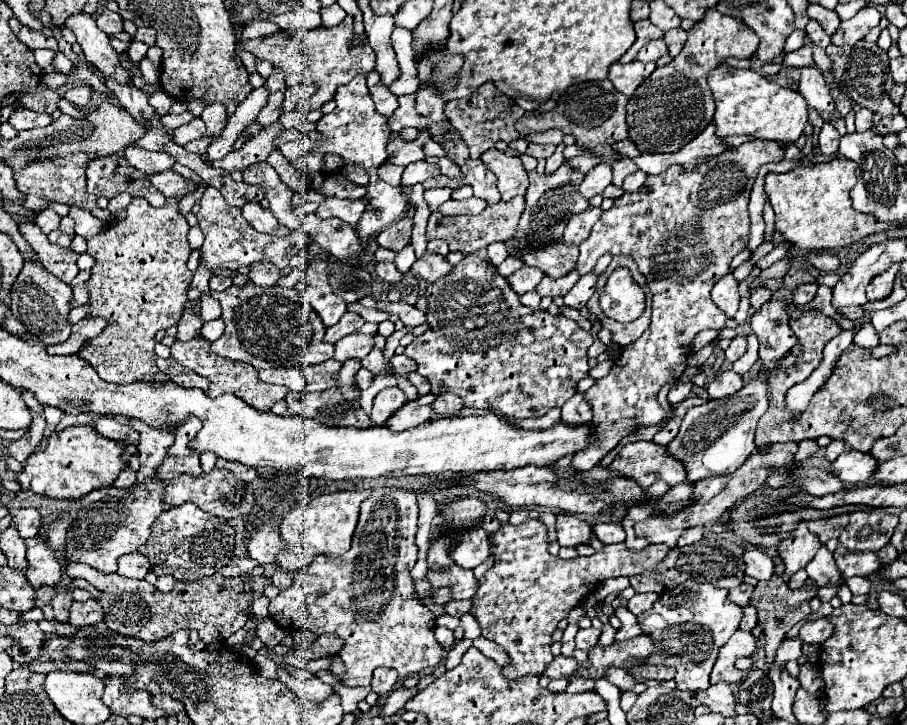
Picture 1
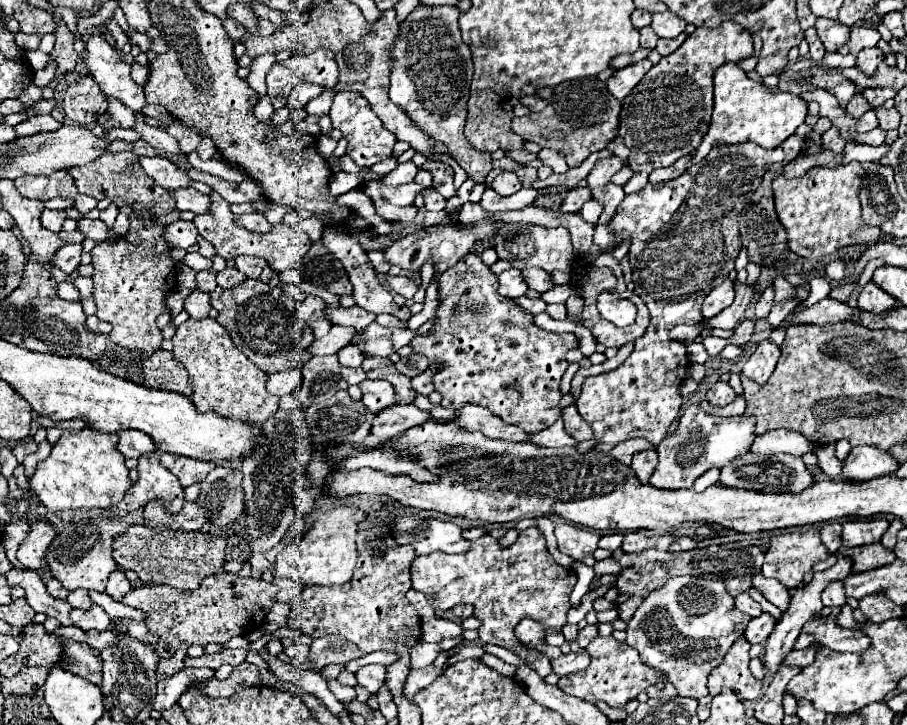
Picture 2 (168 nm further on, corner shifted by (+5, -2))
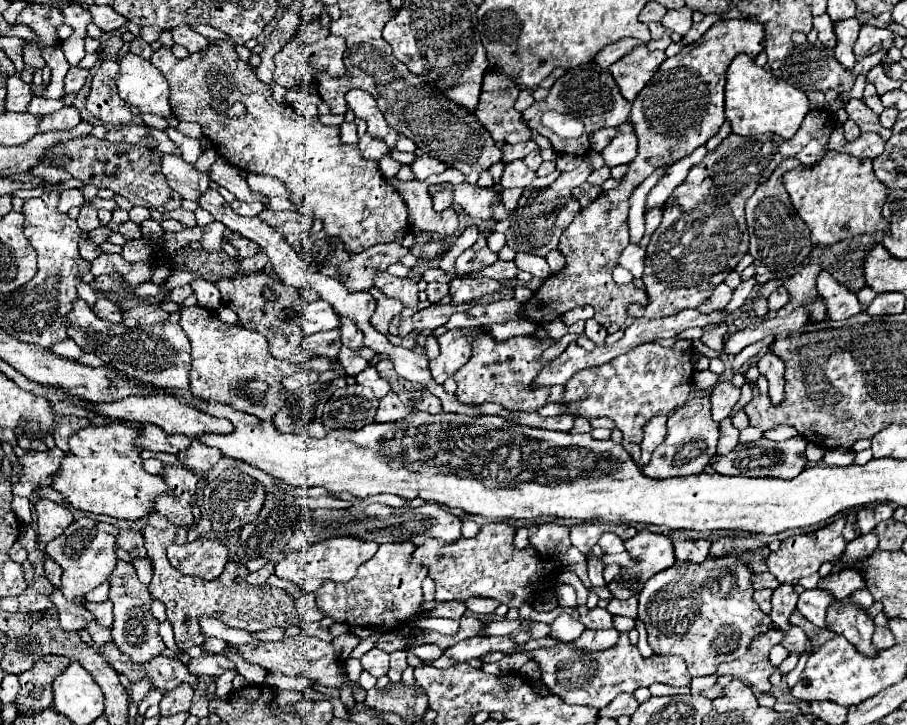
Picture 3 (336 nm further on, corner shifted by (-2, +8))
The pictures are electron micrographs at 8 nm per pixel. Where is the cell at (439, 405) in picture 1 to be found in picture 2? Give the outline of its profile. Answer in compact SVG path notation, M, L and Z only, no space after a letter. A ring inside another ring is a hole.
M466 405L458 409L458 417L454 419L456 425L468 431L482 431L492 439L506 439L506 441L526 441L530 433L524 433L520 427L504 423L492 411L476 405Z

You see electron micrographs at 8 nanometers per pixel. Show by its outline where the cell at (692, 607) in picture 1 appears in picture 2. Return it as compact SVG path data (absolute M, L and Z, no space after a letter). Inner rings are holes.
M690 575L672 577L664 587L644 597L642 605L636 609L634 617L628 623L626 643L640 653L640 659L644 665L664 671L670 677L670 683L676 687L678 695L700 699L708 695L706 679L710 671L724 661L728 647L732 647L732 643L740 635L744 635L748 621L750 617L736 609L734 597L726 591L726 585L722 579L704 579L704 577L690 577Z

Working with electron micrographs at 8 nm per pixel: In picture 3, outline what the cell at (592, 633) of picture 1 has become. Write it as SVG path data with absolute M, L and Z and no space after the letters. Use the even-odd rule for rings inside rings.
M595 607L589 611L589 615L581 617L581 623L587 629L609 629L613 625L613 615L601 607Z

